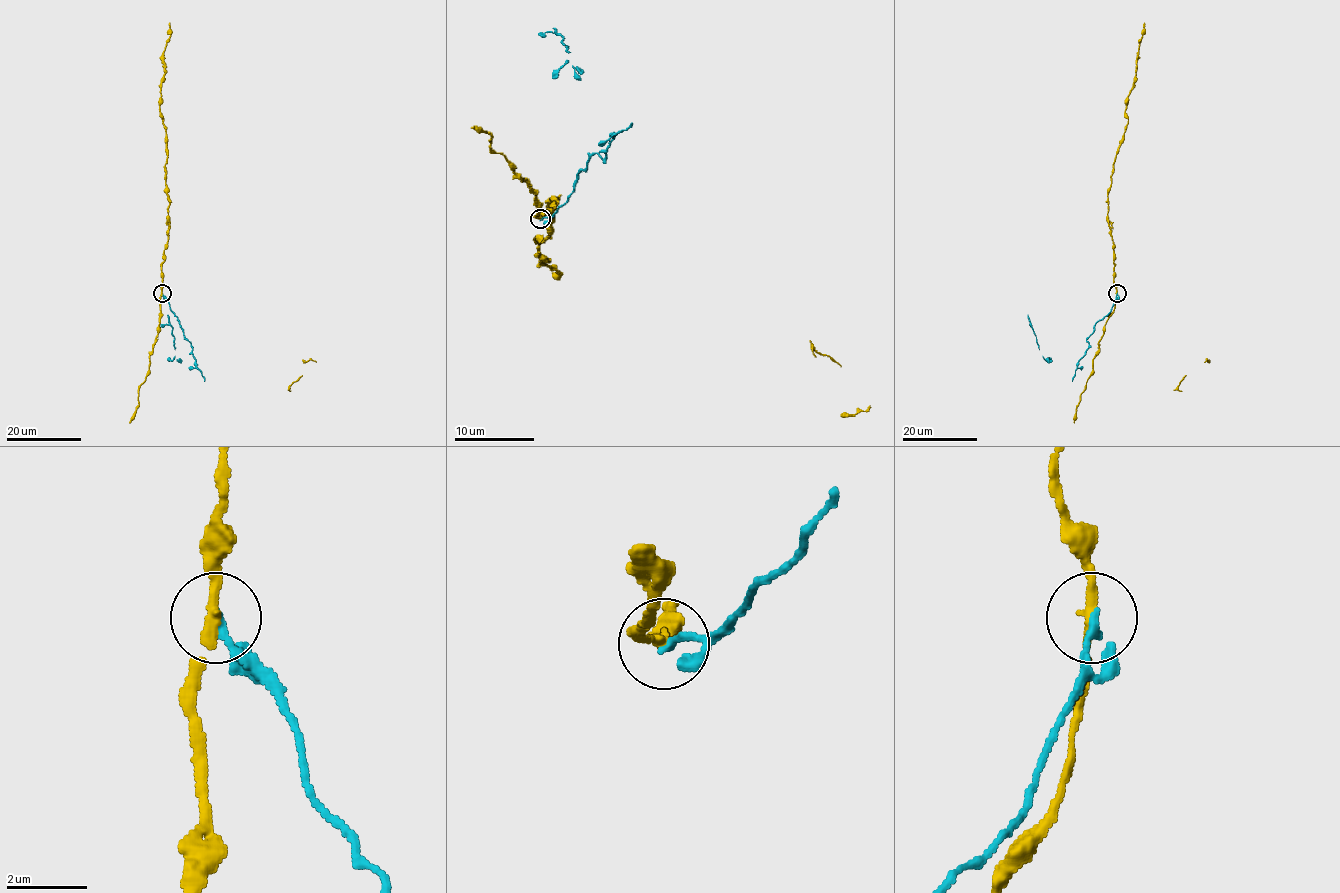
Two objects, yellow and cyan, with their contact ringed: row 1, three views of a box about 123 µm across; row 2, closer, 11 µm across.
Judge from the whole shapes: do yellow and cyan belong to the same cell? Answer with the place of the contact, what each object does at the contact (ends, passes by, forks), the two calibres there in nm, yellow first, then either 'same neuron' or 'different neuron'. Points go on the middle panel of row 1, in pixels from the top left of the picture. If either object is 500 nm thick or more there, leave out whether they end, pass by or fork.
(540, 219) | yellow passes by | cyan ends | 240/200 nm | different neuron

